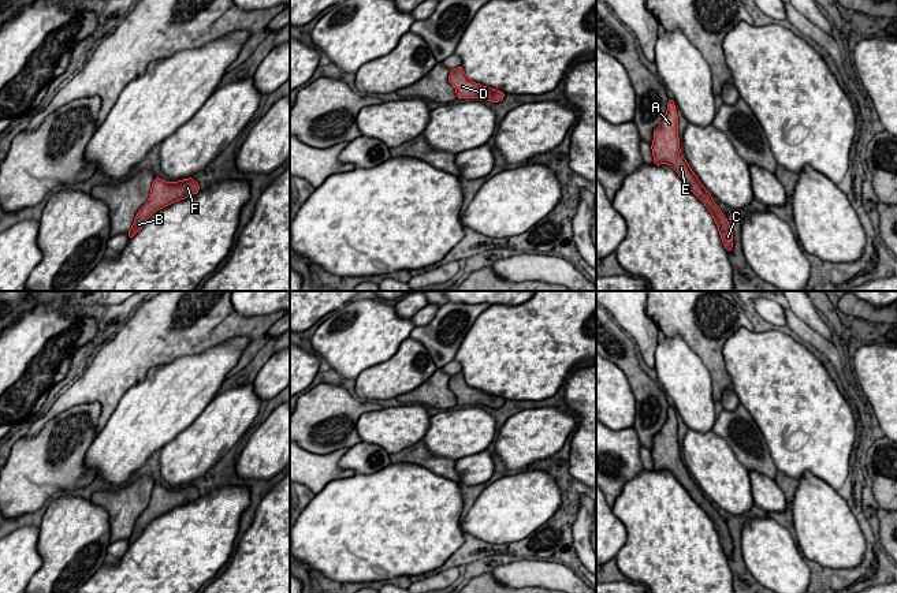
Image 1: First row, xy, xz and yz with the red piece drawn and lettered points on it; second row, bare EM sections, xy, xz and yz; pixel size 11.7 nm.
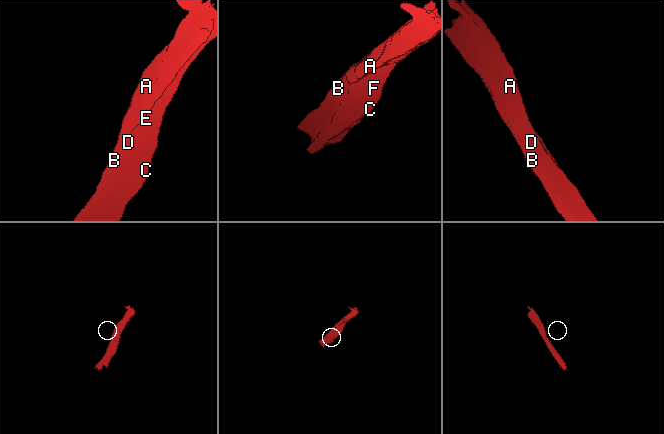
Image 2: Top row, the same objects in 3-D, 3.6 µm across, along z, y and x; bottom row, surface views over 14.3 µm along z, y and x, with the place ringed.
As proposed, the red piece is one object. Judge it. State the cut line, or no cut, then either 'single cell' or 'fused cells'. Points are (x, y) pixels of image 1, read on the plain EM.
no cut | single cell

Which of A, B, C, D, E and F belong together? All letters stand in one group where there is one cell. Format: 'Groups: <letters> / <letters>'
Groups: A B C D E F

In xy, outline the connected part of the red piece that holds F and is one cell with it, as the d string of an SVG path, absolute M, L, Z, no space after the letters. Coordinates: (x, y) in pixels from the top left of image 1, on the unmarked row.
M155 484L150 495L150 501L146 510L138 516L133 533L129 537L129 545L131 545L138 537L142 536L145 527L157 516L197 500L200 497L198 489L193 485L185 485L179 488L164 488L160 484Z

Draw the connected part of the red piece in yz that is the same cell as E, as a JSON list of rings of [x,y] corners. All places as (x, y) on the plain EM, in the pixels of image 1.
[[[669,404],[667,418],[660,430],[654,436],[654,447],[651,451],[654,470],[669,470],[680,484],[686,489],[691,497],[706,511],[718,532],[721,545],[726,557],[733,553],[733,538],[729,527],[711,504],[711,500],[703,493],[689,470],[681,460],[678,444],[678,422],[674,406]]]

